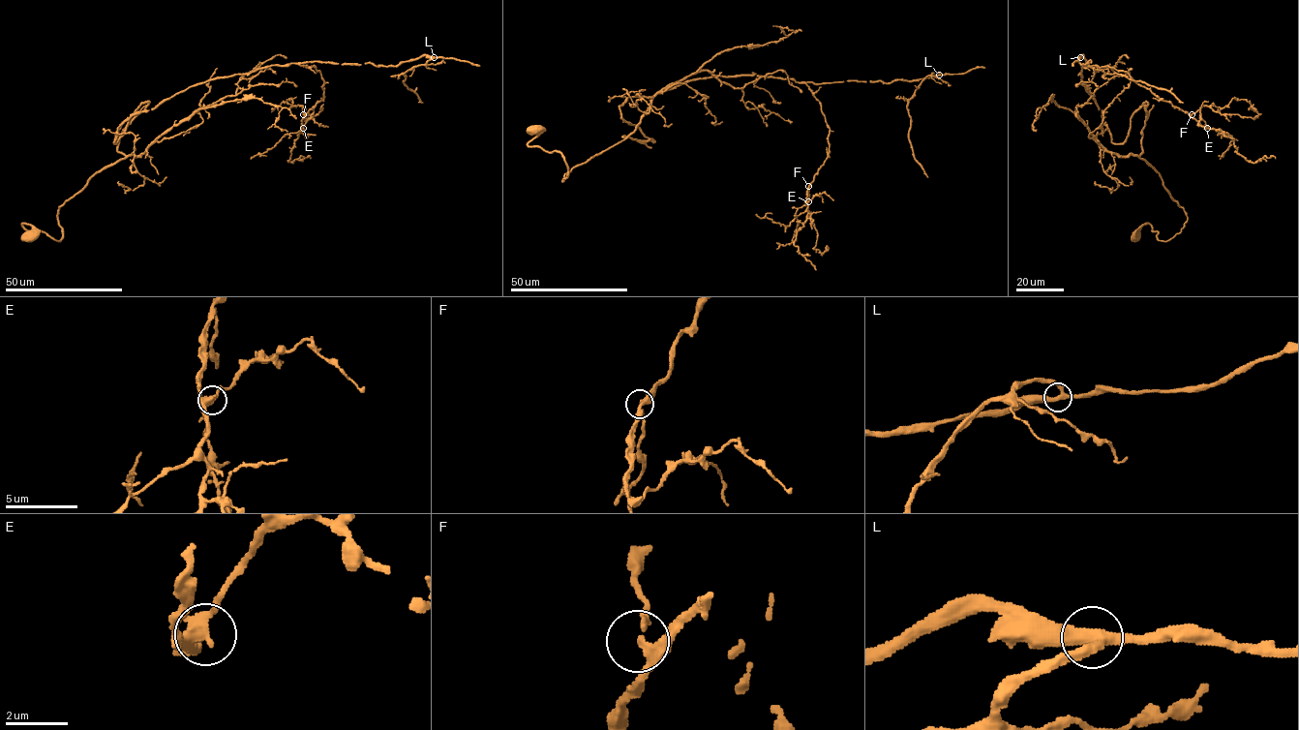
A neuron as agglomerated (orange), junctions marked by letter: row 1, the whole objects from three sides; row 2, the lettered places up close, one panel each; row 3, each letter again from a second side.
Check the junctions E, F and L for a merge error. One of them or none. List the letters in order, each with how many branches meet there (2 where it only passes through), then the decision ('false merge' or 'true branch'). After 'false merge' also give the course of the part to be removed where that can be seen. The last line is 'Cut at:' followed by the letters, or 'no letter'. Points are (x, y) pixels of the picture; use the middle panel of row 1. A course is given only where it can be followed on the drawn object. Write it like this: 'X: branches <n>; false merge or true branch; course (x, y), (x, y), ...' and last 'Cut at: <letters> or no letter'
E: branches 3; true branch
F: branches 3; true branch
L: branches 3; true branch
Cut at: no letter

